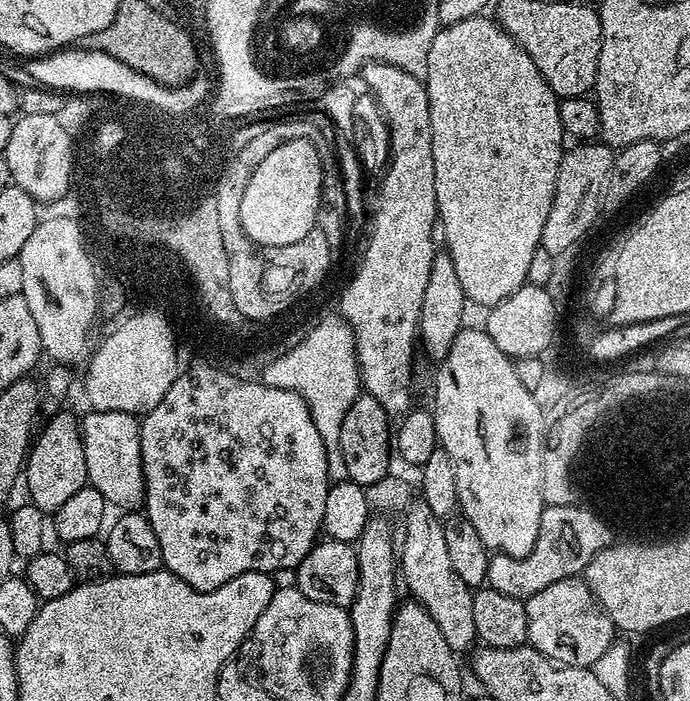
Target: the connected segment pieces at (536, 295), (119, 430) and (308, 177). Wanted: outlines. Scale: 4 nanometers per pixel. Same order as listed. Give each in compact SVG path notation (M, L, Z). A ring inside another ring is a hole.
M524 284L510 298L491 305L487 309L488 325L486 331L490 338L494 338L494 346L502 350L513 361L531 356L539 356L542 350L554 343L556 336L556 321L558 315L554 310L554 303L544 286L539 284Z
M88 410L82 416L84 449L88 484L102 494L102 498L116 510L136 510L144 503L144 471L142 470L142 442L140 420L137 417L106 410Z
M309 141L286 142L266 155L245 186L241 206L241 230L245 237L253 245L266 247L286 246L306 237L316 227L322 174L318 151Z

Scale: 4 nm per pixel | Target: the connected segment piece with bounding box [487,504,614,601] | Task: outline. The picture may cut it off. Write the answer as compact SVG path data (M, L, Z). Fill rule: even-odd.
M549 504L542 510L538 542L534 542L534 550L530 550L526 558L493 555L488 562L487 587L502 590L502 594L510 594L510 598L529 600L538 594L538 590L546 590L546 586L553 582L579 577L584 567L603 548L613 543L611 530L609 523L590 508Z

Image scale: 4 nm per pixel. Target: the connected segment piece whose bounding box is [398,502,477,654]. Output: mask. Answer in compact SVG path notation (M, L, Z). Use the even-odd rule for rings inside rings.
M416 502L407 509L408 521L404 524L404 545L401 543L398 548L398 568L402 573L402 584L408 587L408 592L413 601L421 604L438 622L438 630L442 630L442 638L446 638L446 646L450 646L452 651L463 654L471 644L477 643L476 631L474 630L474 602L472 601L473 589L458 578L458 573L454 570L454 565L450 562L449 554L446 550L446 534L441 517L430 510L423 502Z

